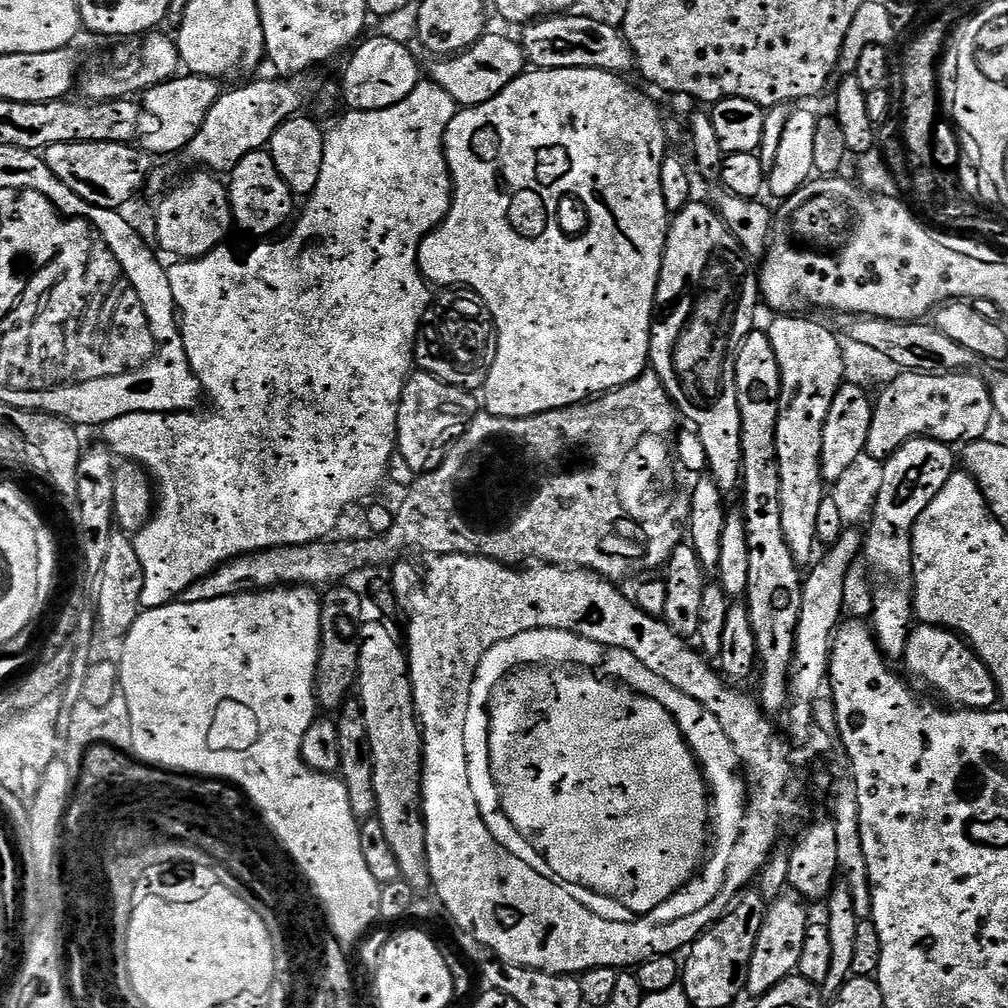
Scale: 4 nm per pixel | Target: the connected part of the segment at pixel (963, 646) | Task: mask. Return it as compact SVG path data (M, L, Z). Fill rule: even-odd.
M917 623L913 627L906 642L902 668L913 681L921 680L926 687L933 688L941 696L939 699L948 706L986 712L995 709L1000 699L1000 691L986 662L982 662L982 658L963 636L938 624Z

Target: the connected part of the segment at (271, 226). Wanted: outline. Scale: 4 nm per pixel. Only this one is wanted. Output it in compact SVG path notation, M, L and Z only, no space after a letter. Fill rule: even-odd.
M261 150L246 154L232 169L230 177L232 181L229 179L226 187L228 201L232 204L232 218L237 229L241 228L252 236L260 236L256 238L268 238L276 234L271 232L276 232L284 223L289 223L288 215L292 212L294 197L290 186L282 182L282 174L278 174L278 166L274 166L271 151Z

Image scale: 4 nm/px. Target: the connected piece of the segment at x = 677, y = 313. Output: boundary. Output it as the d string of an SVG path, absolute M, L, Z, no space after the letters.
M689 202L681 212L675 213L671 217L670 223L668 225L668 241L666 242L666 246L664 247L664 257L662 258L662 266L660 267L660 281L658 282L658 286L656 287L656 307L652 314L652 337L650 338L650 346L648 347L648 359L650 361L651 371L655 372L657 378L659 378L663 384L663 388L666 392L668 392L670 399L676 405L679 415L683 417L684 420L688 419L687 422L693 429L697 435L700 436L702 440L703 449L706 450L706 462L707 462L707 475L715 481L715 483L719 486L720 491L725 494L731 494L732 491L739 489L742 484L742 473L744 471L744 463L742 462L742 414L738 410L738 390L736 389L736 355L738 354L738 350L742 346L742 342L750 335L754 330L754 324L752 324L752 319L756 316L756 300L758 304L758 297L760 296L760 286L758 283L758 276L755 271L752 272L748 269L749 261L745 259L743 255L741 255L742 249L740 244L734 238L734 234L731 230L728 229L727 226L724 225L724 219L720 216L720 213L716 211L715 207L709 206L708 208L704 204L696 204L697 202Z

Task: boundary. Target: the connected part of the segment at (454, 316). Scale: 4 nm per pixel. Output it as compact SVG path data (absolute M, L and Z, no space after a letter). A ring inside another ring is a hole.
M444 290L429 303L416 335L414 364L421 372L437 376L442 382L469 390L483 389L496 357L496 326L492 315L475 292Z

